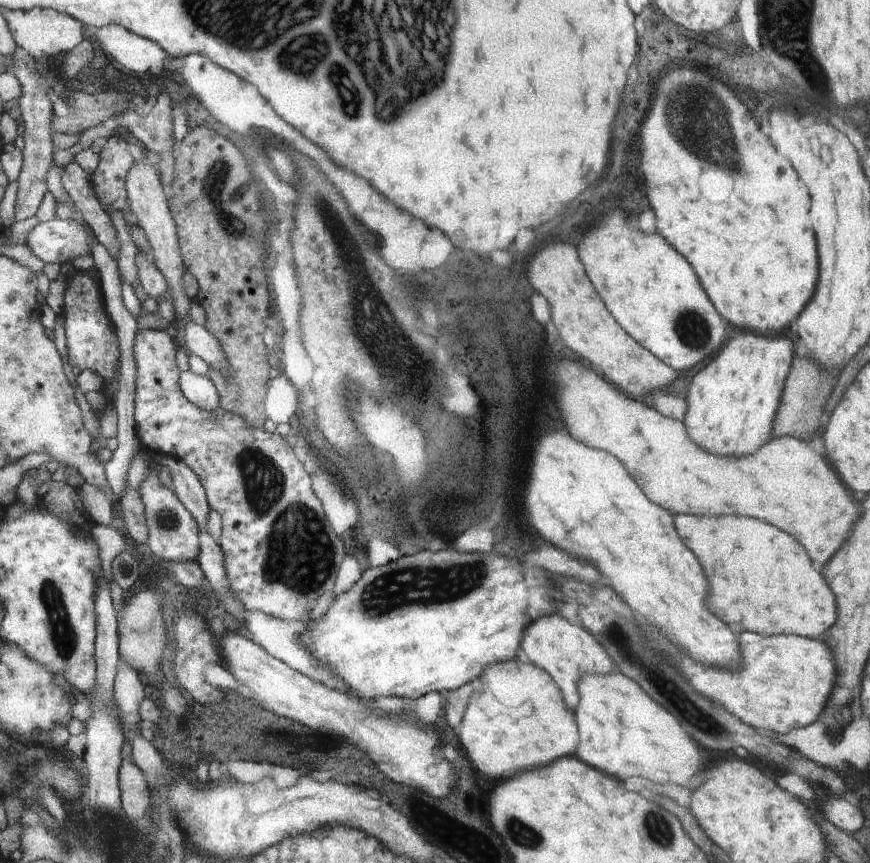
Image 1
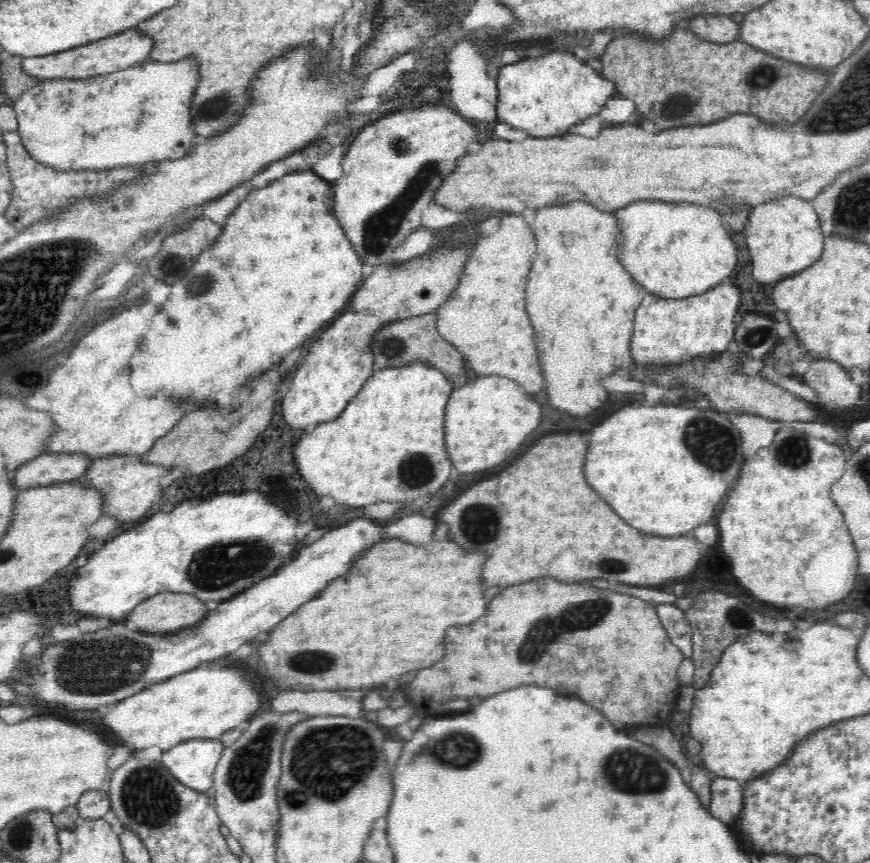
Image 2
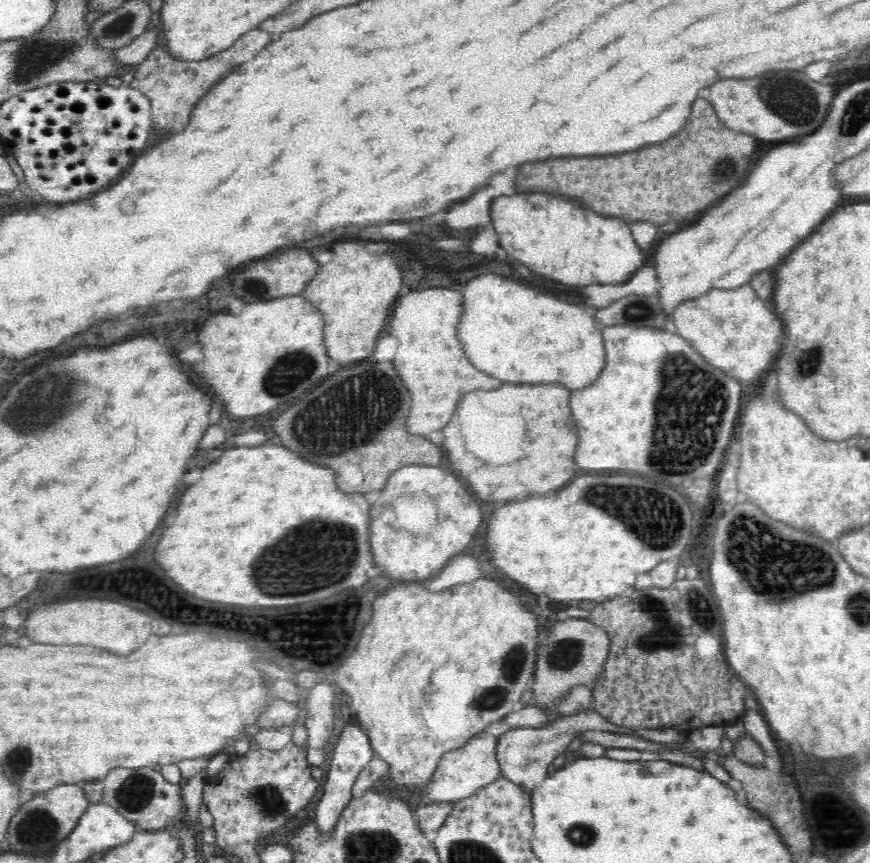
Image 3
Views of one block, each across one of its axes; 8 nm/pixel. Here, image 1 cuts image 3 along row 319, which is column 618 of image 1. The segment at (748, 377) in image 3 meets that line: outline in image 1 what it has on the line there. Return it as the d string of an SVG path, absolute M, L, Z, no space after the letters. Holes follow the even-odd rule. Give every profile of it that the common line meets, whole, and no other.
M586 672L578 682L579 704L576 706L576 724L580 729L580 744L576 748L574 757L584 761L584 764L597 768L606 774L620 776L620 780L628 776L640 776L650 780L659 788L664 782L674 782L676 785L688 788L690 780L700 774L700 782L704 782L704 752L702 746L680 728L680 723L672 716L668 709L652 700L648 693L640 688L631 677L620 672L601 674Z

